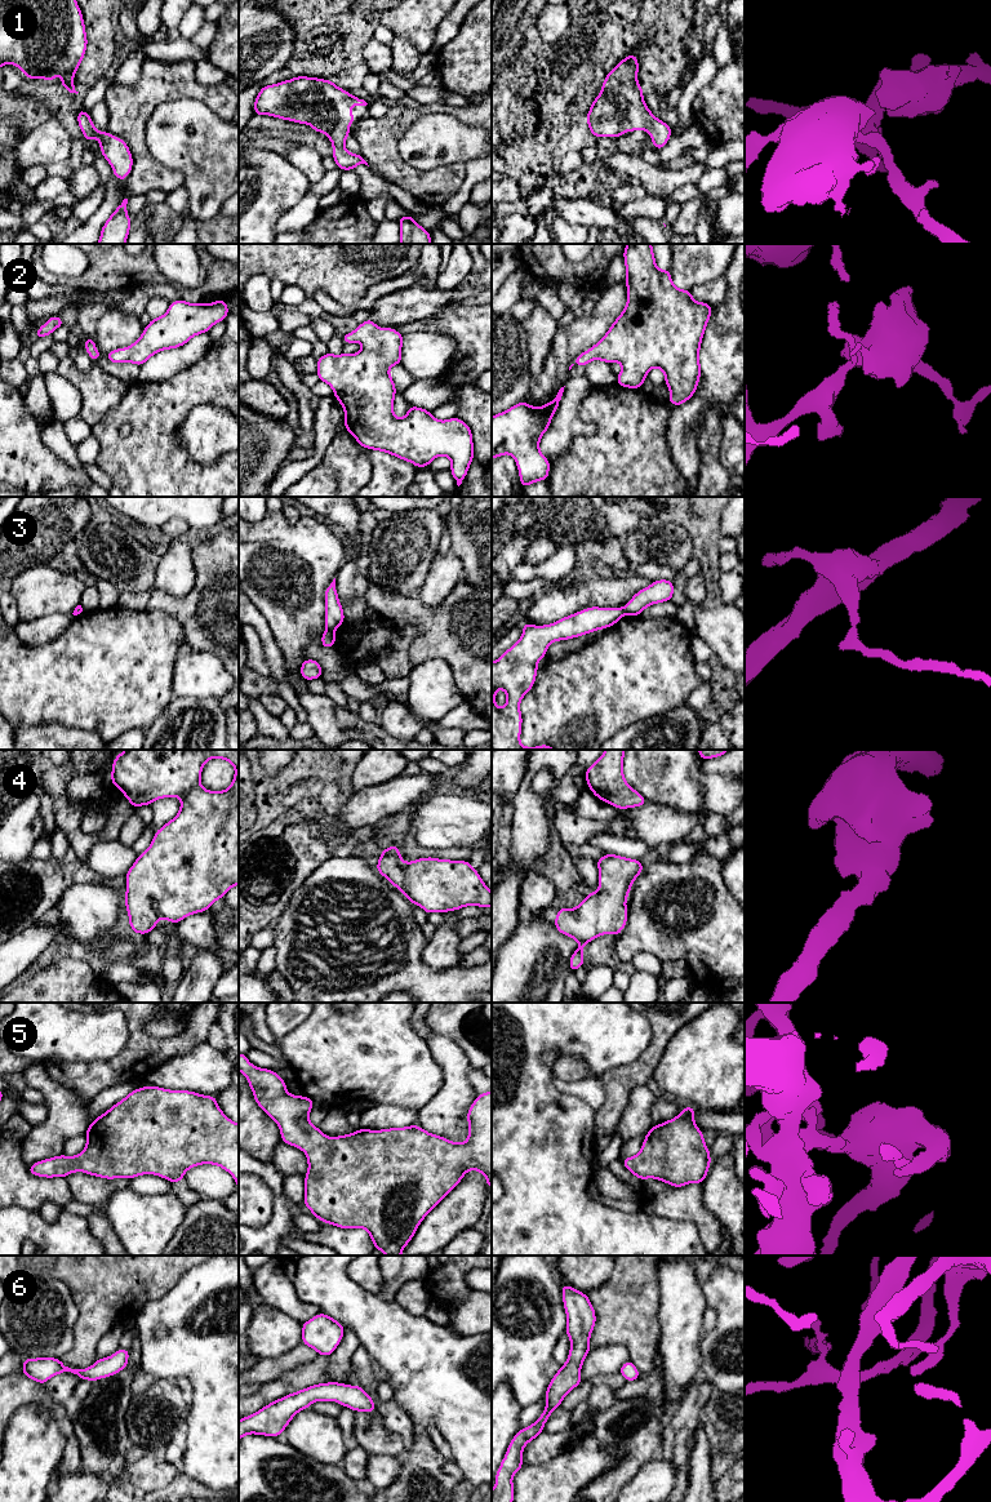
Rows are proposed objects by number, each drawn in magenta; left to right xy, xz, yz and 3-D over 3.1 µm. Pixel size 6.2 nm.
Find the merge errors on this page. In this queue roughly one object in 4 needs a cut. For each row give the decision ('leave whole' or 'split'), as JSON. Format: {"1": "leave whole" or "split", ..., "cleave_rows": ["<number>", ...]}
{"1": "leave whole", "2": "leave whole", "3": "split", "4": "leave whole", "5": "leave whole", "6": "leave whole", "cleave_rows": ["3"]}

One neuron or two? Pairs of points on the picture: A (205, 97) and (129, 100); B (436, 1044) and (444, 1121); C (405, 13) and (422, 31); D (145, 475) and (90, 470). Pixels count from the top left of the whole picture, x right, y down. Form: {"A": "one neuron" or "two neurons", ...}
{"A": "one neuron", "B": "one neuron", "C": "one neuron", "D": "two neurons"}

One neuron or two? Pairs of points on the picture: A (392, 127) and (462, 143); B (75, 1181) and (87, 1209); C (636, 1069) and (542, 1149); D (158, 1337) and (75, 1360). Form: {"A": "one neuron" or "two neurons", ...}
{"A": "two neurons", "B": "two neurons", "C": "two neurons", "D": "two neurons"}

